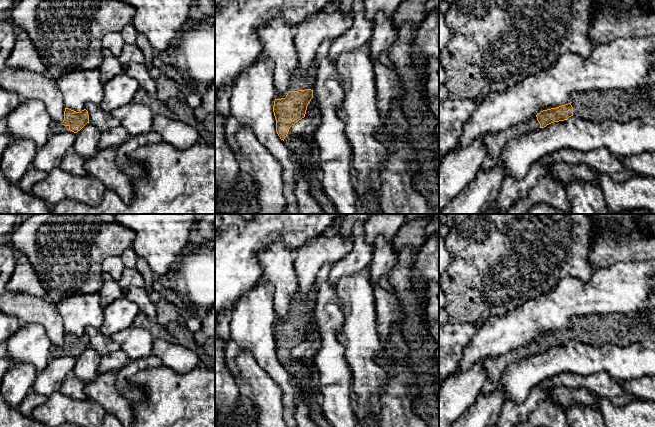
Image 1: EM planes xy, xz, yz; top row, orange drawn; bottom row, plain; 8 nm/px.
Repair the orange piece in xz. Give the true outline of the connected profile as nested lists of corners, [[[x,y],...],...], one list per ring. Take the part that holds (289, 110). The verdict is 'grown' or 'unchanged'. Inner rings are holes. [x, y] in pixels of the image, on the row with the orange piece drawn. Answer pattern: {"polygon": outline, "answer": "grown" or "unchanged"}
{"polygon": [[[316,60],[305,75],[295,69],[290,75],[289,91],[285,98],[275,99],[273,112],[276,132],[293,154],[313,154],[314,149],[302,138],[289,133],[292,125],[305,117],[307,106],[313,98],[316,78]]], "answer": "grown"}

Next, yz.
{"polygon": [[[639,88],[632,92],[616,89],[575,92],[572,94],[568,104],[543,110],[537,115],[531,116],[525,121],[518,122],[509,128],[494,134],[485,135],[484,143],[486,146],[486,157],[484,163],[482,164],[481,170],[487,171],[497,163],[496,157],[500,156],[504,146],[510,140],[537,131],[551,123],[567,120],[571,116],[576,116],[594,123],[601,123],[605,120],[628,122],[632,119],[642,119],[653,114],[655,114],[655,104],[648,98],[648,91],[644,88]]], "answer": "grown"}

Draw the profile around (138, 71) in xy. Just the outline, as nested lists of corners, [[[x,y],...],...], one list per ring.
[[[129,63],[124,66],[124,73],[135,79],[151,96],[156,95],[156,81],[144,63]]]

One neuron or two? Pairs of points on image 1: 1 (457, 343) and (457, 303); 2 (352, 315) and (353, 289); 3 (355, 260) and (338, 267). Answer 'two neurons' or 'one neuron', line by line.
1: two neurons
2: one neuron
3: one neuron

